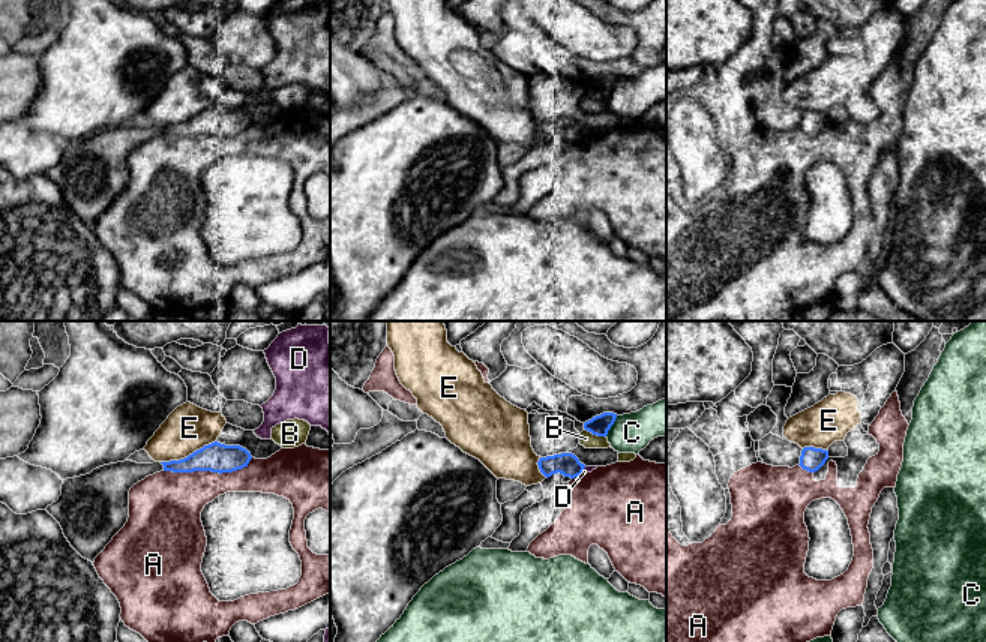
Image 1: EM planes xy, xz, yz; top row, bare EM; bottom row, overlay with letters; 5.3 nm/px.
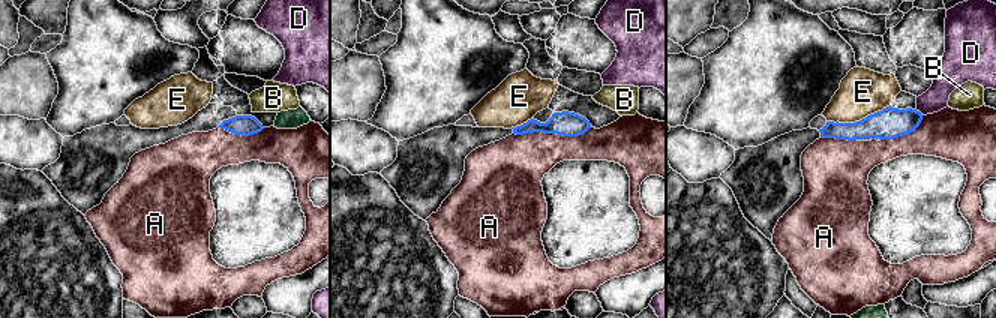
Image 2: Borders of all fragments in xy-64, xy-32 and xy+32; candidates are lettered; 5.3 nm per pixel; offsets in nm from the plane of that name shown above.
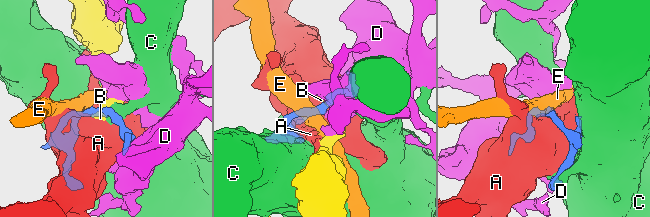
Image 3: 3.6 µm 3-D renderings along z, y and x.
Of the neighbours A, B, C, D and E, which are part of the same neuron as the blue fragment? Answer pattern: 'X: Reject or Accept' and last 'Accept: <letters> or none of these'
A: Reject
B: Reject
C: Reject
D: Reject
E: Reject
Accept: none of these

